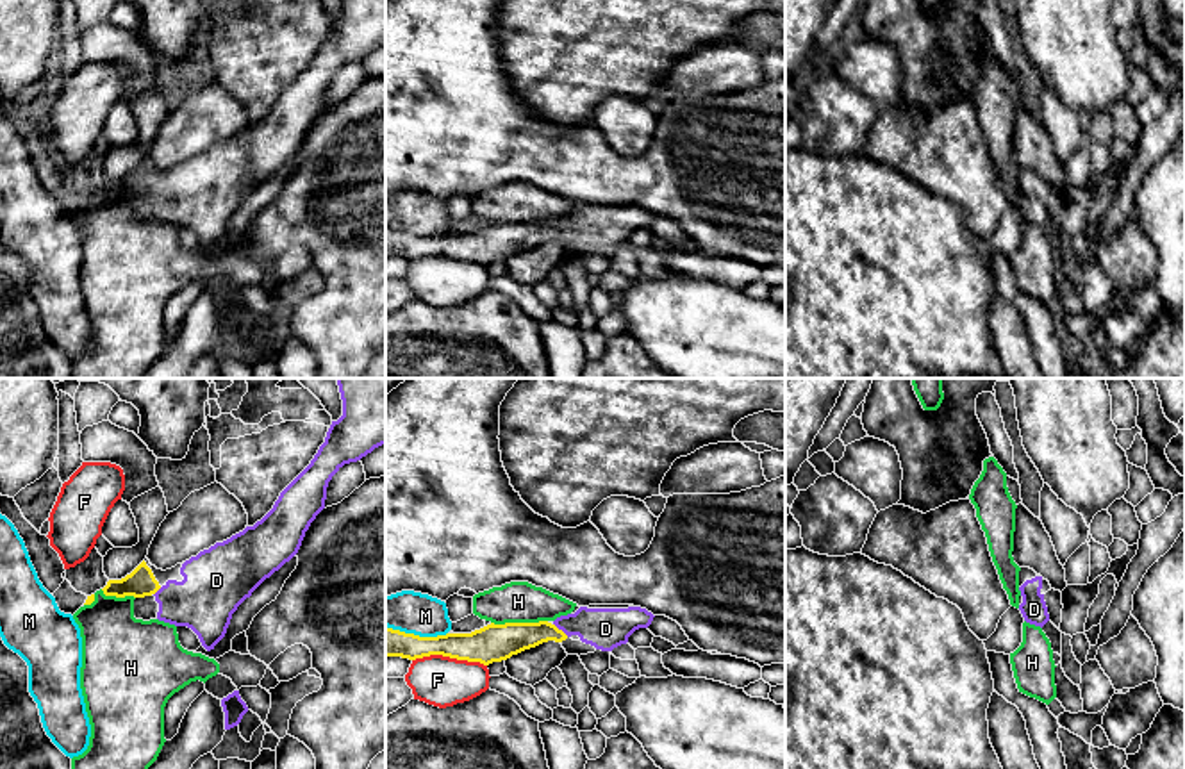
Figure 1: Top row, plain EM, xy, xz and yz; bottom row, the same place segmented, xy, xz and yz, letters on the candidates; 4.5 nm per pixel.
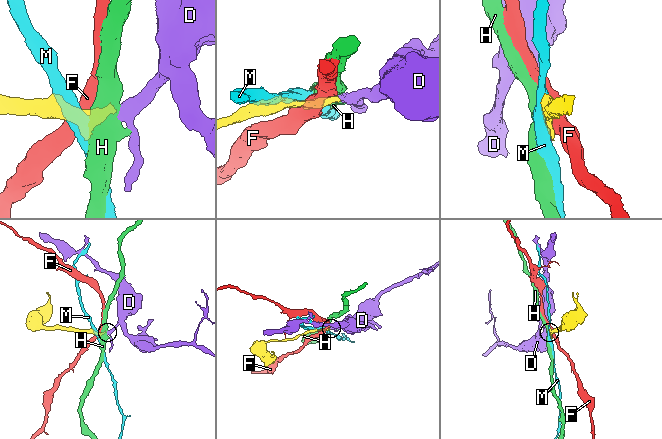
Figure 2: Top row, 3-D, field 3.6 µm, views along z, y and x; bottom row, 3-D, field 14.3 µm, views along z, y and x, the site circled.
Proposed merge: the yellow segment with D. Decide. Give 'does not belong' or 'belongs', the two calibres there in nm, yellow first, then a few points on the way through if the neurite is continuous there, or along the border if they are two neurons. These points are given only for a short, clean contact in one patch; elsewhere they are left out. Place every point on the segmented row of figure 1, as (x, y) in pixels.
belongs; calibres 150 and 190 nm; way xz (507, 639), (561, 630), (605, 628)

